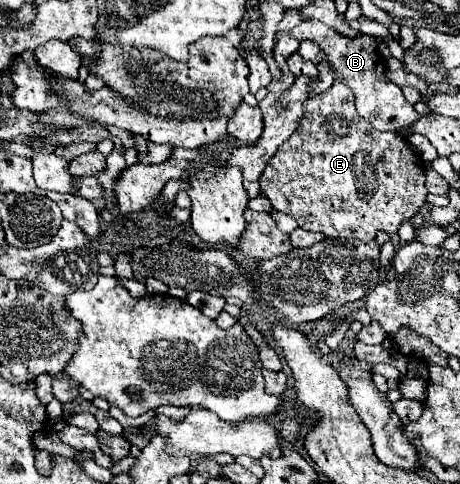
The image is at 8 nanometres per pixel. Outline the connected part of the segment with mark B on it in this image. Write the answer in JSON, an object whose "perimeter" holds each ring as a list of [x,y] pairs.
{"perimeter":[[[304,21],[298,27],[292,29],[292,37],[298,41],[312,41],[316,43],[324,55],[326,61],[332,65],[334,69],[334,77],[340,79],[342,83],[346,83],[356,97],[356,111],[360,113],[360,117],[364,117],[368,123],[372,123],[374,129],[378,131],[400,131],[404,127],[410,127],[412,123],[416,123],[420,119],[420,115],[414,111],[414,107],[406,101],[402,89],[398,85],[394,85],[386,75],[386,67],[384,67],[384,57],[378,53],[376,49],[376,37],[372,35],[362,35],[356,39],[348,39],[344,35],[340,35],[338,31],[330,29],[328,25],[320,23],[320,21]]]}

